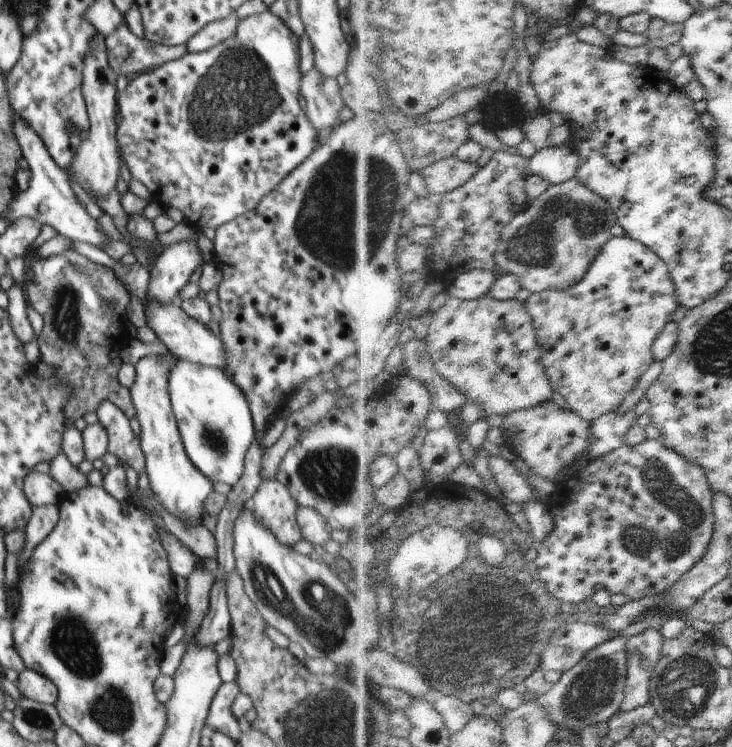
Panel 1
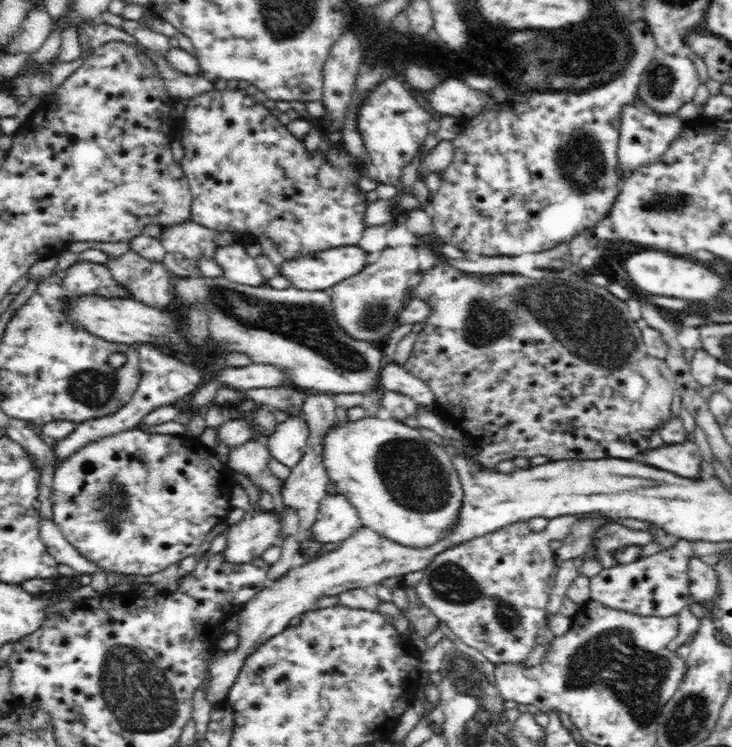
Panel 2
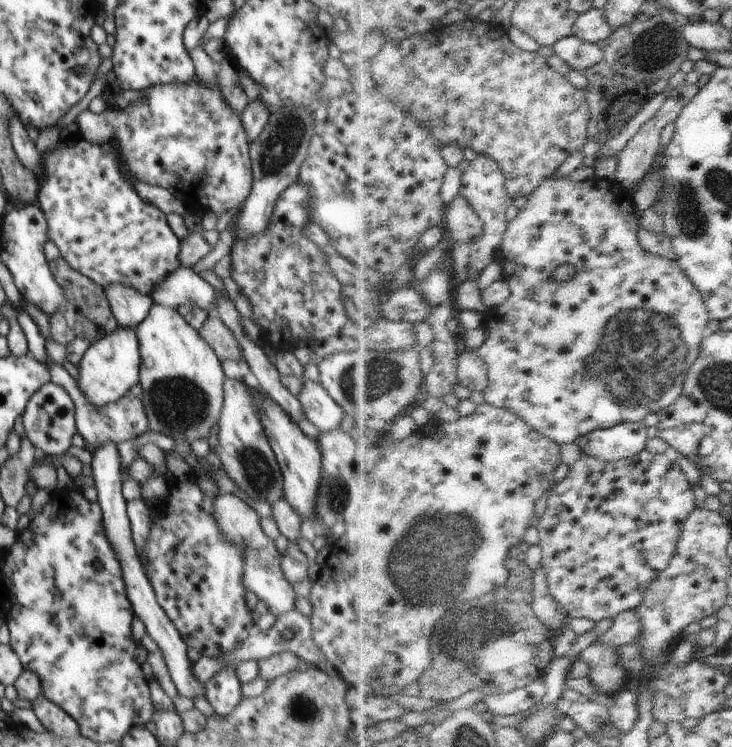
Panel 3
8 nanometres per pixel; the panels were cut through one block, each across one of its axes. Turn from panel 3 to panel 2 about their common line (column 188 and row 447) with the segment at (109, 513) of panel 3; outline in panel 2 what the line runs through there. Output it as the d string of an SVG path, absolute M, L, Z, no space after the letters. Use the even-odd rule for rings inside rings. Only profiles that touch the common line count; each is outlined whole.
M685 440L680 444L662 444L660 448L642 452L647 464L660 470L683 476L684 478L702 478L700 463L702 454L700 448L693 442Z

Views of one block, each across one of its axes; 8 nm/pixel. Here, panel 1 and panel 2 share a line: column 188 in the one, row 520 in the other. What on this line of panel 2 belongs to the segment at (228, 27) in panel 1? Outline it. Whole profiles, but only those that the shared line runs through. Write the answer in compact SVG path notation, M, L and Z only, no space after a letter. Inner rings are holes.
M42 516L39 524L39 533L46 549L58 564L66 564L72 569L76 576L99 573L101 570L94 562L82 557L70 543L64 538L60 527L48 517Z

